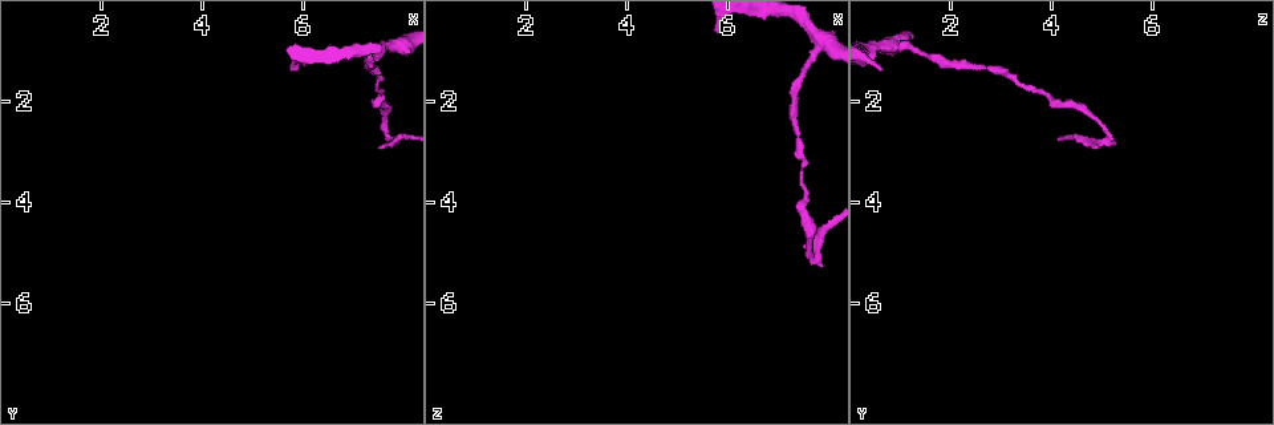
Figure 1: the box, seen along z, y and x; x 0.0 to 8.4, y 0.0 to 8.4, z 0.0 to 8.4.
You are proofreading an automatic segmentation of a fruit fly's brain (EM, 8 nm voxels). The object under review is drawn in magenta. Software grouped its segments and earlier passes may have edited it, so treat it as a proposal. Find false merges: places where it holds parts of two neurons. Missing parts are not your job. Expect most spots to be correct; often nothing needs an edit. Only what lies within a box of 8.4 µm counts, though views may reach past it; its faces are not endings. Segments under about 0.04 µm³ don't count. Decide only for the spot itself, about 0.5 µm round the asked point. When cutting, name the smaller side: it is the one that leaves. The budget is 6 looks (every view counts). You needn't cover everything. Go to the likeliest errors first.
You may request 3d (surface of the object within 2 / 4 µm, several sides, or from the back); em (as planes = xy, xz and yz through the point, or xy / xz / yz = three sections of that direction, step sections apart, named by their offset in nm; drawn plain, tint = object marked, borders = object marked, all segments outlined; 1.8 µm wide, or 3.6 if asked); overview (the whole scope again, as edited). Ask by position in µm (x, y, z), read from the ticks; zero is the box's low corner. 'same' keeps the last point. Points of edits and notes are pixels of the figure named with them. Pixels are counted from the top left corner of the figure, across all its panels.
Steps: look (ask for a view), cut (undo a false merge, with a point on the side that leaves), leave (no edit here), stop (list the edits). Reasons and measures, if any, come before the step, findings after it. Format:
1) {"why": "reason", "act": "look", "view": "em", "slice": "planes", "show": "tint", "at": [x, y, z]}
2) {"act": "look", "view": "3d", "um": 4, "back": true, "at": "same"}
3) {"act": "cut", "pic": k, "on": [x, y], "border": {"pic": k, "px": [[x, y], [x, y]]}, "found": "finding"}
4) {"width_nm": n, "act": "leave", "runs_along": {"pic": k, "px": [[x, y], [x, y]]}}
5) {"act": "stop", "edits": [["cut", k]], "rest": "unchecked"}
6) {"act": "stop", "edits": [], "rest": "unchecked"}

{"why": "abrupt turn", "act": "look", "view": "em", "slice": "yz", "step": 8, "show": "tint", "at": [7.80, 0.95, 0.70]}

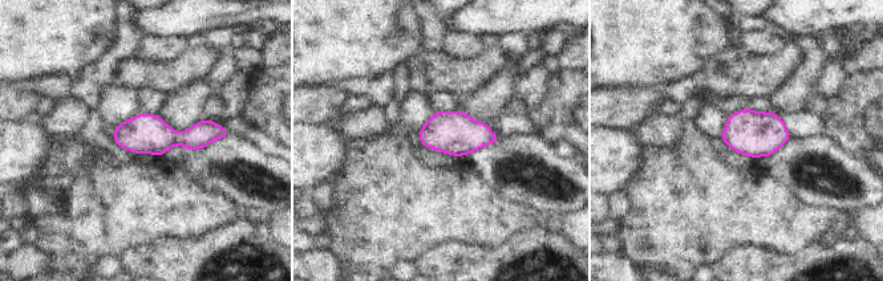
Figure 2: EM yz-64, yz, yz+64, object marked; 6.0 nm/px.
{"why": "cut it another way", "act": "look", "view": "em", "slice": "planes", "show": "borders", "at": "same"}

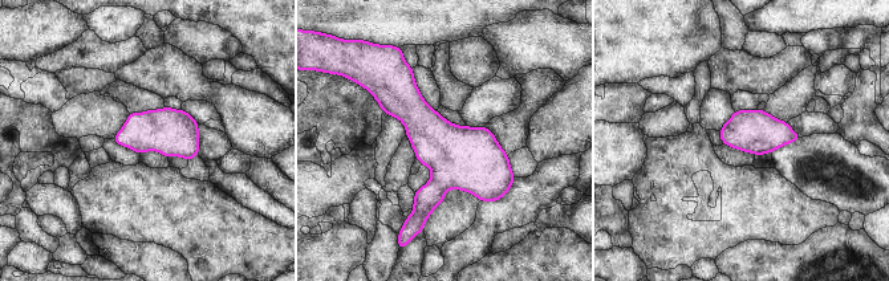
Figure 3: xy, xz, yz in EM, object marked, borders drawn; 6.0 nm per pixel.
{"act": "leave", "found": "continuous, no second neuron"}

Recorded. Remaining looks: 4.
{"why": "sharp bend", "act": "look", "view": "em", "slice": "planes", "show": "tint", "at": [7.65, 2.70, 5.15]}

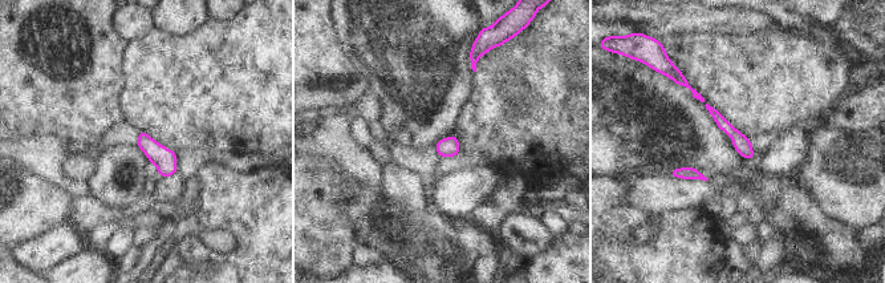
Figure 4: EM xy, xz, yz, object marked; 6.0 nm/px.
{"act": "leave", "runs_along": {"pic": 4, "px": [[713, 110], [750, 156]]}, "found": "continuous, no second neuron"}

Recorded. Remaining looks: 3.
{"why": "thin neck", "act": "look", "view": "3d", "um": 4, "back": true, "at": [7.50, 1.70, 3.55]}

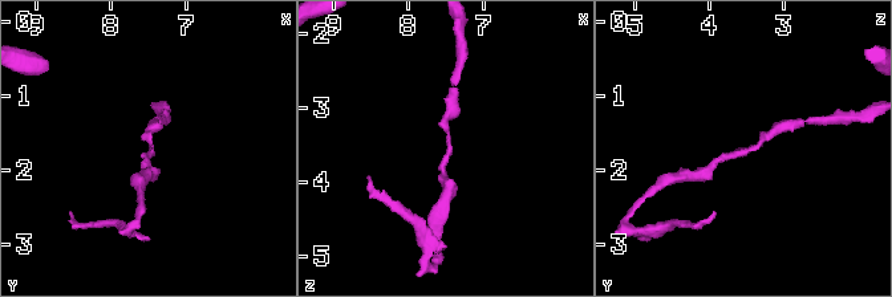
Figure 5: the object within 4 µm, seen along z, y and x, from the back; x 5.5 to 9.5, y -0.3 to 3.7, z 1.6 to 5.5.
{"why": "shape alone is not enough", "act": "look", "view": "em", "slice": "xz", "step": 8, "show": "tint", "at": [7.45, 1.70, 3.60]}

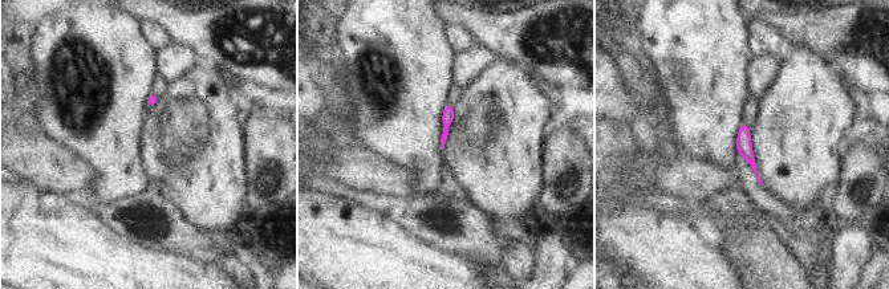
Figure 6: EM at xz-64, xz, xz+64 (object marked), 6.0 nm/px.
{"why": "another direction", "act": "look", "view": "em", "slice": "planes", "show": "tint", "at": "same"}

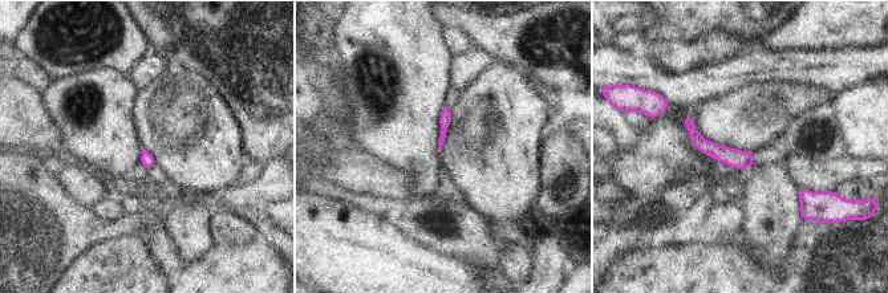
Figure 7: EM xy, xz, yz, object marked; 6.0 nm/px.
{"act": "leave", "runs_along": {"pic": 7, "px": [[686, 121], [705, 146], [749, 163]]}, "found": "one neuron here"}

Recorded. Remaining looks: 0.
{"act": "stop", "edits": [], "rest": "unchecked"}

